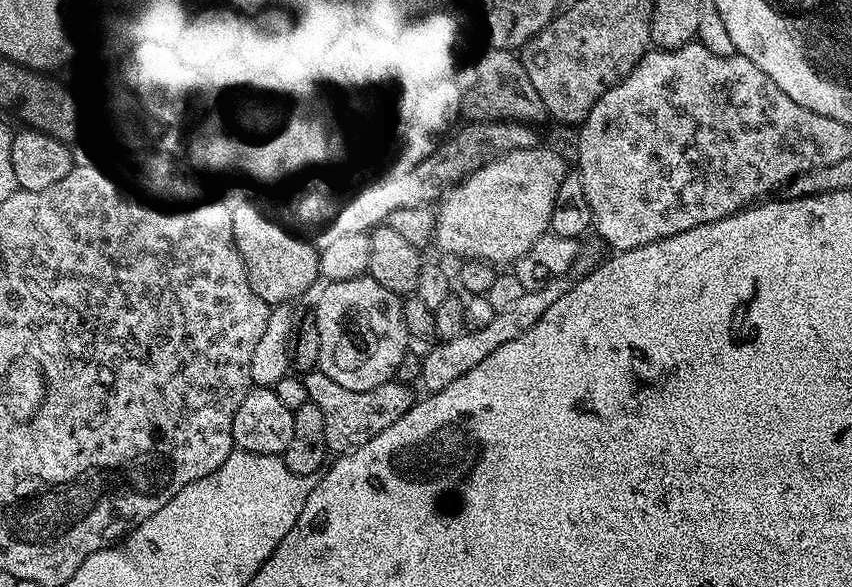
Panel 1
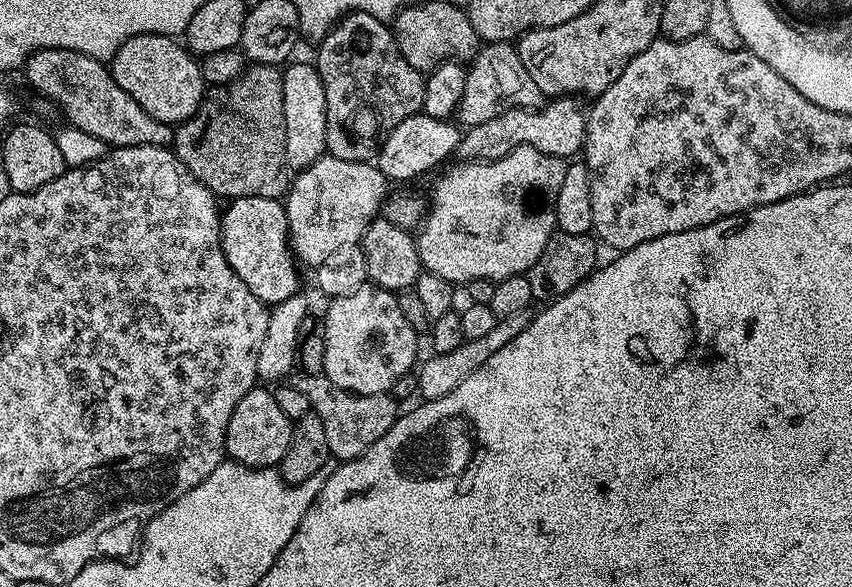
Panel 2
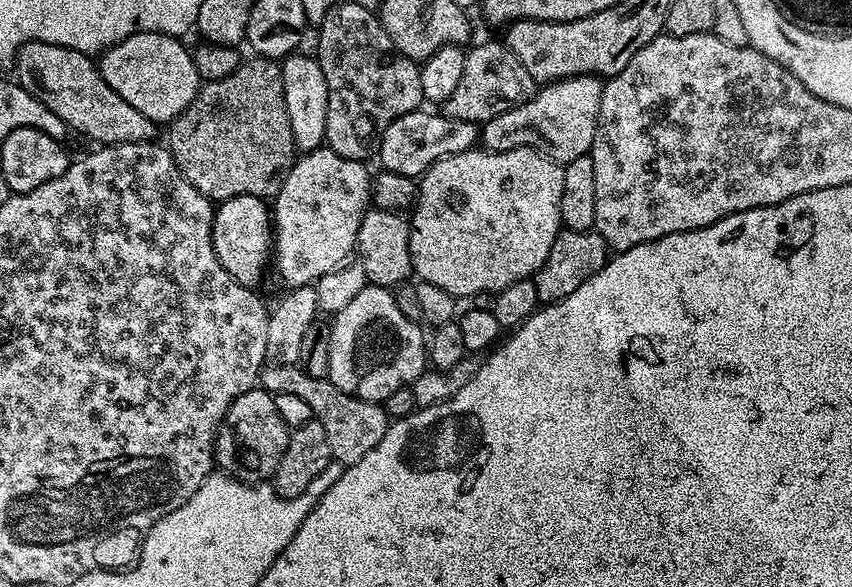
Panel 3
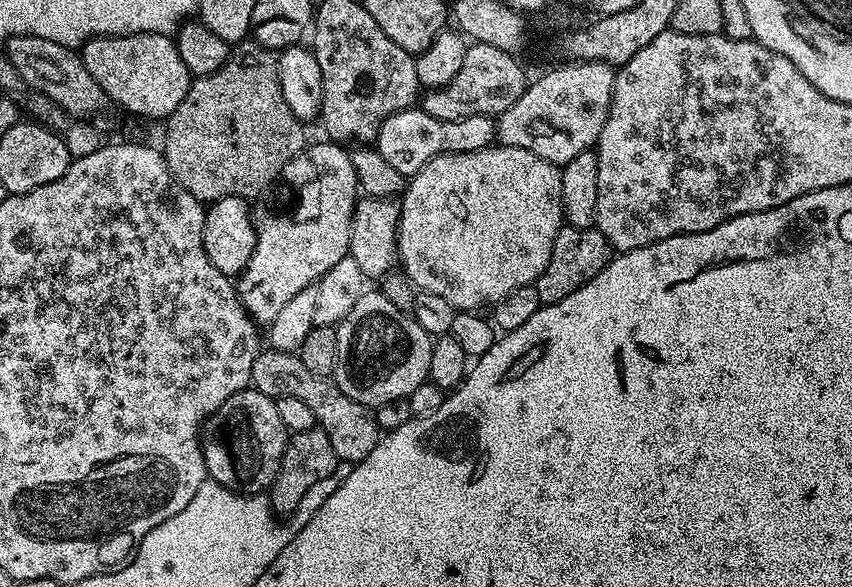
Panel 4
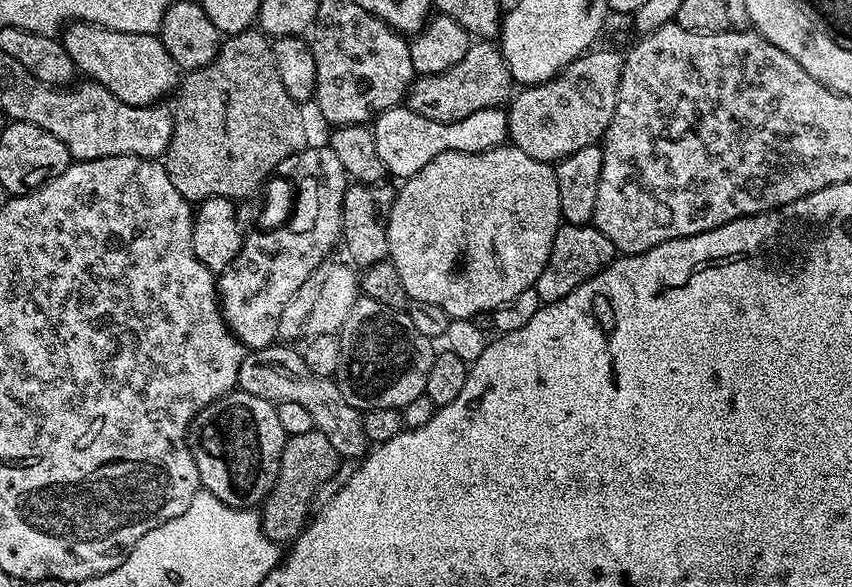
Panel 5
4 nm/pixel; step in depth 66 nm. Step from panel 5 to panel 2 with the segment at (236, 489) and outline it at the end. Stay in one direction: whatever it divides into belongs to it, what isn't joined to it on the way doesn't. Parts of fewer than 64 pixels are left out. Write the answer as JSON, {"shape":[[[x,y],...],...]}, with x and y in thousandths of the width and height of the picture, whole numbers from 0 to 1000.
{"shape":[[[309,659],[295,661],[286,673],[284,685],[275,692],[275,705],[270,705],[270,719],[265,726],[263,768],[266,782],[276,784],[278,790],[286,790],[291,797],[324,797],[336,773],[343,744],[344,717],[331,705],[318,666]]]}

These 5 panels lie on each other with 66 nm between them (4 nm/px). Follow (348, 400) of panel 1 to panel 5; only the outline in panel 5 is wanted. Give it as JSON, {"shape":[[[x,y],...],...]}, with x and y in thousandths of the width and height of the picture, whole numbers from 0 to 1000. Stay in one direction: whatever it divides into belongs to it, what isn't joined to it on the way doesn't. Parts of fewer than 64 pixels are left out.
{"shape":[[[325,583],[288,598],[284,624],[277,646],[281,666],[298,671],[303,678],[318,681],[326,690],[331,685],[350,685],[369,712],[370,734],[383,739],[387,746],[387,760],[401,780],[423,780],[433,768],[434,755],[426,726],[427,710],[424,697],[411,692],[406,678],[401,678],[399,658],[393,646],[371,641],[364,624],[359,624],[356,598],[345,595],[333,583]]]}

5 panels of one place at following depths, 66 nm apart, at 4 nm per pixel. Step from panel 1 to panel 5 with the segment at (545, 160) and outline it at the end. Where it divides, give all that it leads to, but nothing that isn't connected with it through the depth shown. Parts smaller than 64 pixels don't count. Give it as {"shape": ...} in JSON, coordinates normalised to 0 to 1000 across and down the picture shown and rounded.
{"shape":[[[600,249],[569,259],[525,259],[500,276],[491,296],[471,313],[453,370],[455,441],[472,474],[480,513],[506,514],[519,521],[532,545],[552,545],[567,530],[581,532],[628,486],[660,380],[655,303],[647,278],[622,269]]]}

